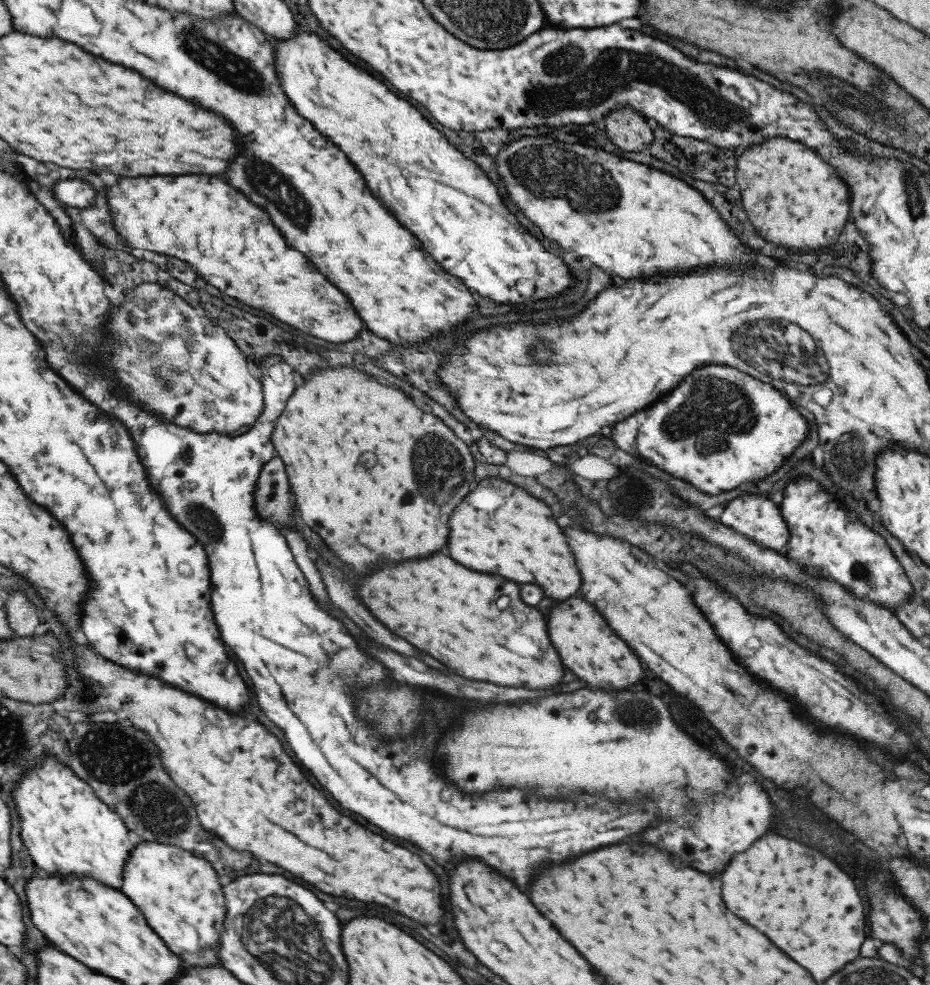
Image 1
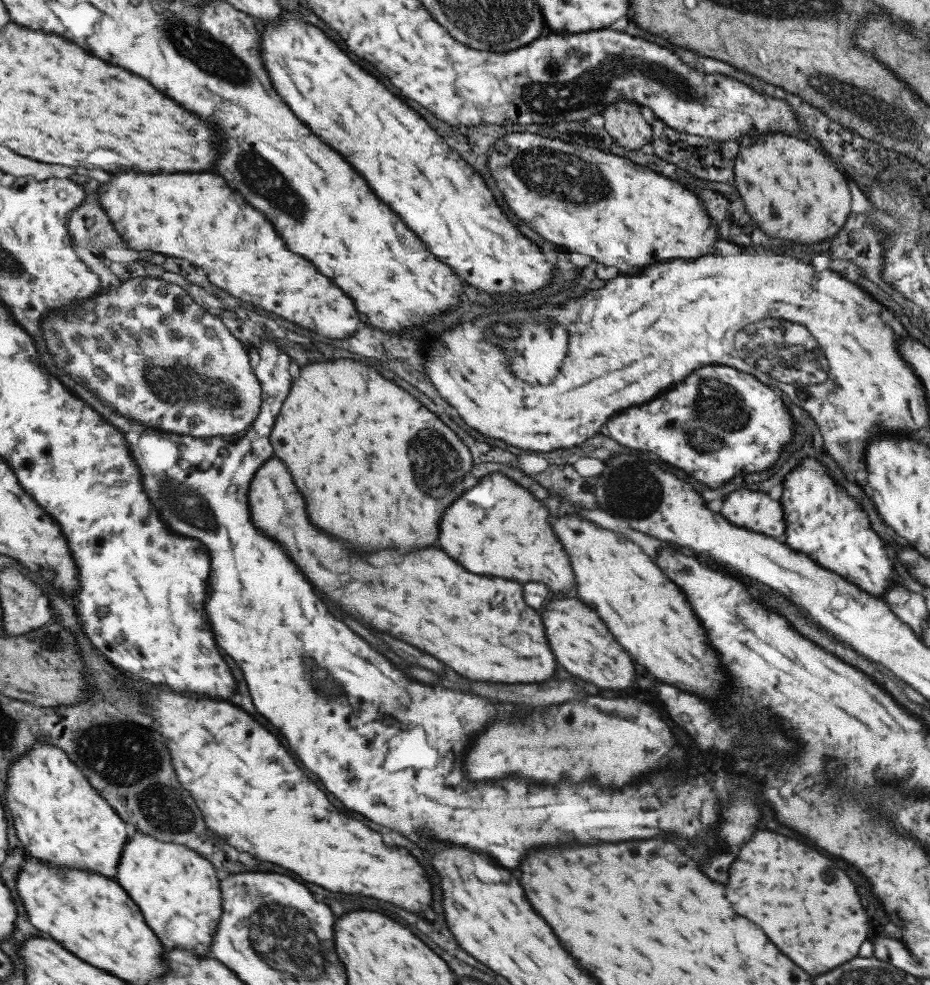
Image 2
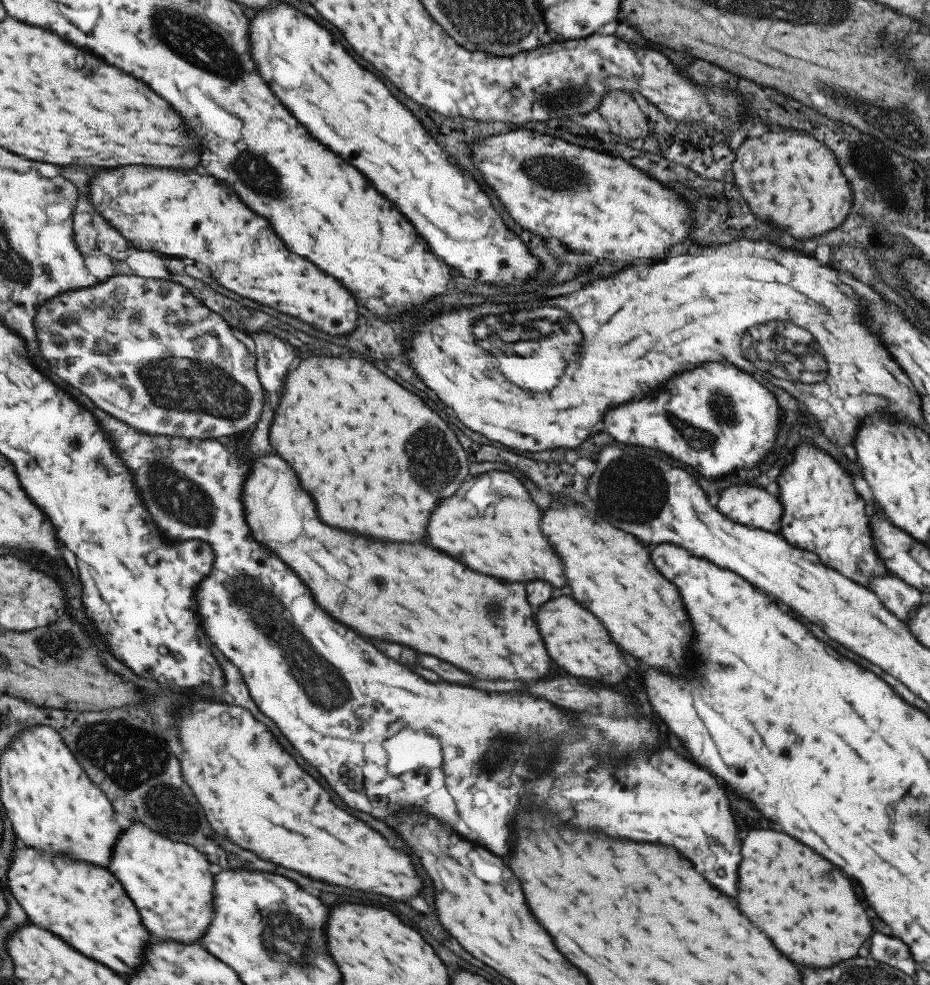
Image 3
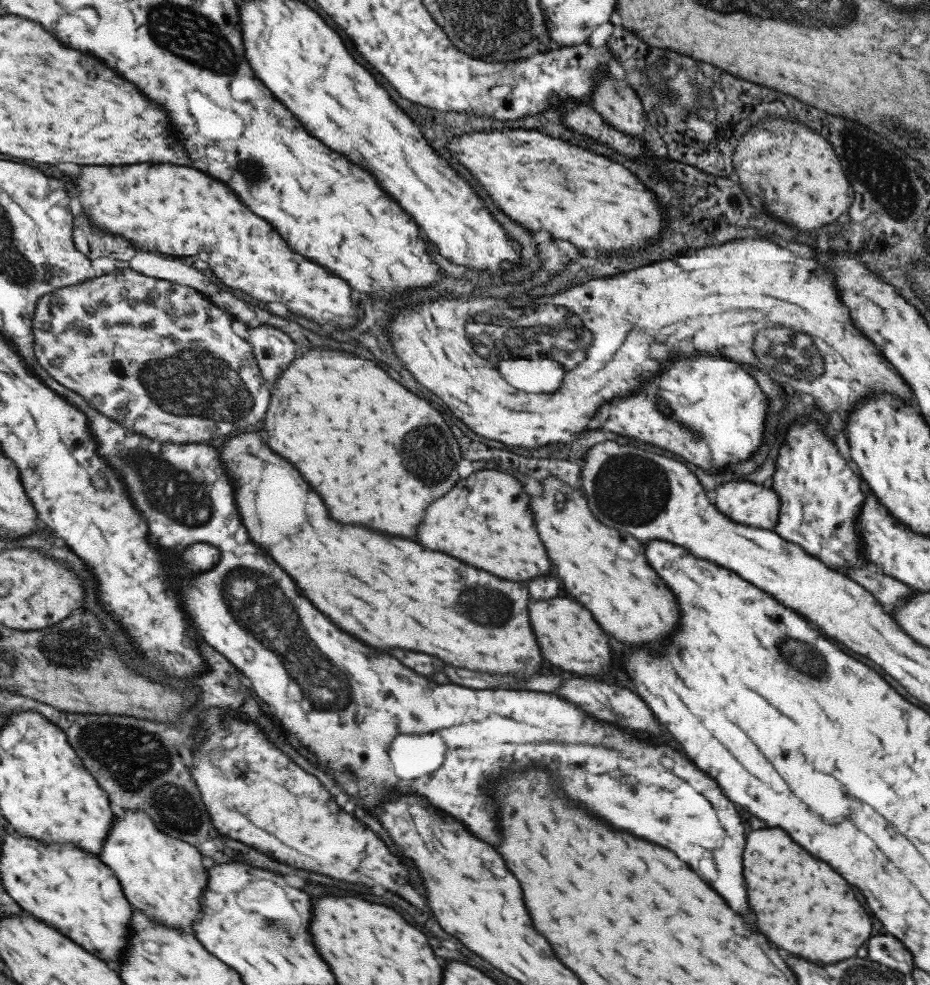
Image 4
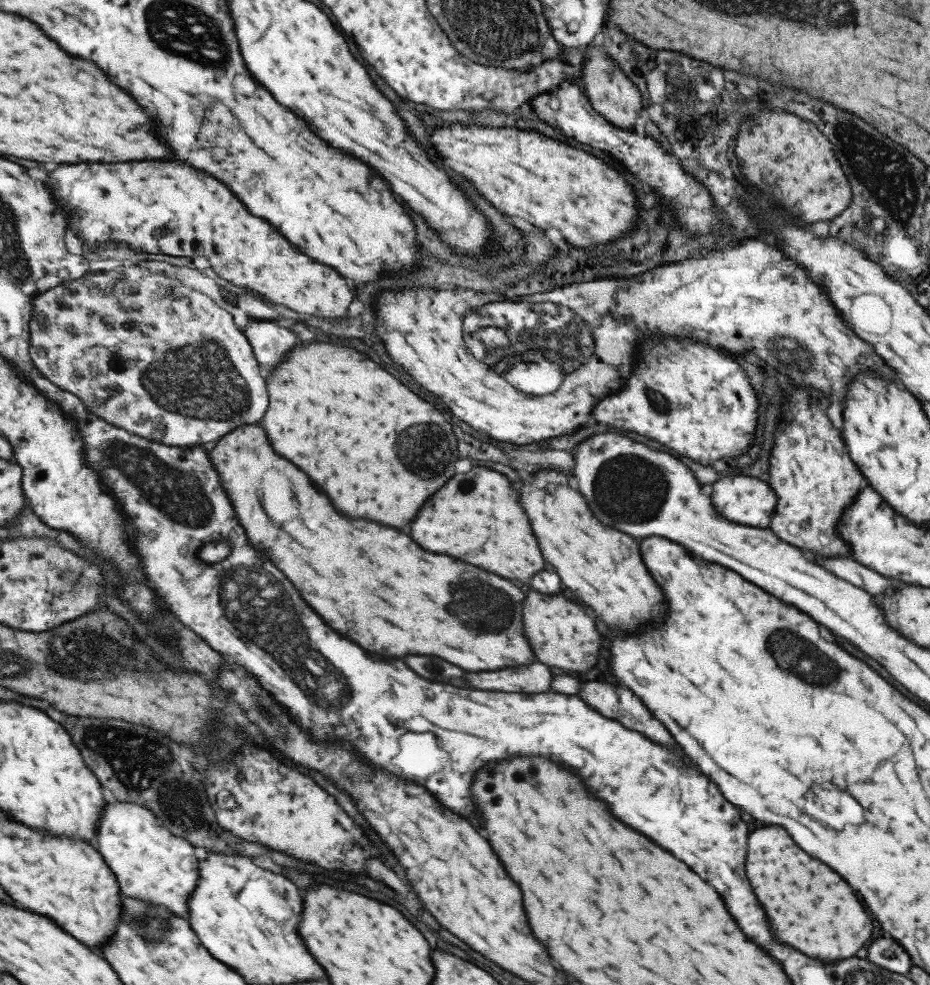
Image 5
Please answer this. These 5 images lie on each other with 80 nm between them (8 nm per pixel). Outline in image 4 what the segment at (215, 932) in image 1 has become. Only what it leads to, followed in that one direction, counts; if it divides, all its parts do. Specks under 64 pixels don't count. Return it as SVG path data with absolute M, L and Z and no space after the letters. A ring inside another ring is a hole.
M127 810L125 818L114 819L100 858L119 876L135 908L143 908L147 916L161 924L194 932L193 926L203 912L202 900L210 879L201 855L195 845L163 832L149 813Z

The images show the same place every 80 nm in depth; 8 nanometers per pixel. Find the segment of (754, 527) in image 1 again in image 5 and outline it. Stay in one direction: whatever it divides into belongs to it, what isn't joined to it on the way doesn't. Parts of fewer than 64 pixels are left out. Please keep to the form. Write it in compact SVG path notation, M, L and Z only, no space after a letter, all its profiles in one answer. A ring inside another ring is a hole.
M724 476L713 484L711 490L711 502L717 513L735 524L767 529L770 525L773 510L775 510L776 498L768 484L761 480L747 478L745 476Z

